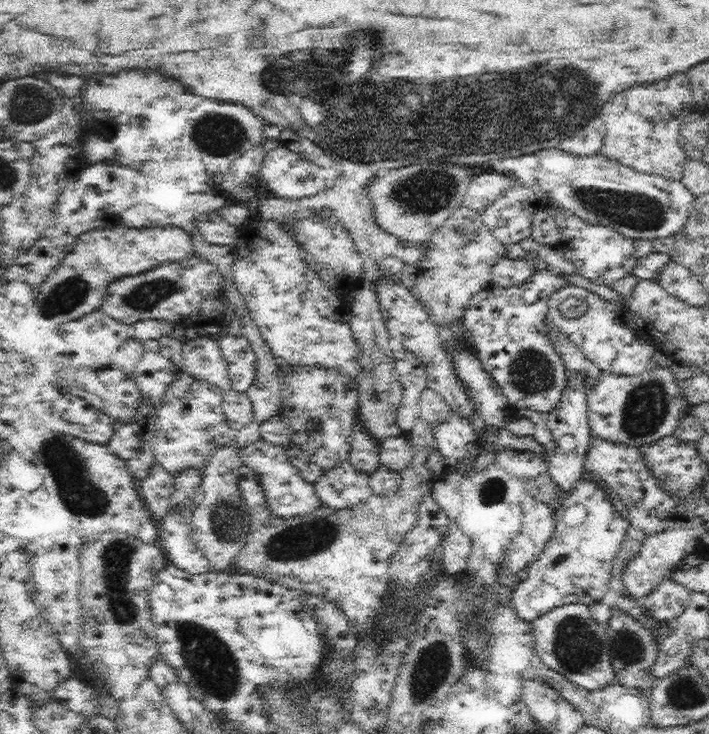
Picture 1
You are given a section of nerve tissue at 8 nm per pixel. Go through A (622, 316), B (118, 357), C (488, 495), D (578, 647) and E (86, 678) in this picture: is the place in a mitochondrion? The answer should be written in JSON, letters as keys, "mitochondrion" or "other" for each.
{"A":"other","B":"other","C":"mitochondrion","D":"mitochondrion","E":"other"}

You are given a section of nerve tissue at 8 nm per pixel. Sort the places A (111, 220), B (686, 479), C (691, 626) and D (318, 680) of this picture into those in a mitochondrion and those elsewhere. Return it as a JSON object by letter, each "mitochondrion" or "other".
{"A":"other","B":"other","C":"other","D":"other"}

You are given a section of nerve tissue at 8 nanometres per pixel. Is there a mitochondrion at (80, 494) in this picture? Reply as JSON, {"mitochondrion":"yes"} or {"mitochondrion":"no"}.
{"mitochondrion":"yes"}

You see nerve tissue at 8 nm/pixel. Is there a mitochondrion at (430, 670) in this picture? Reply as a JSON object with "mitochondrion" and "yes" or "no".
{"mitochondrion":"yes"}

